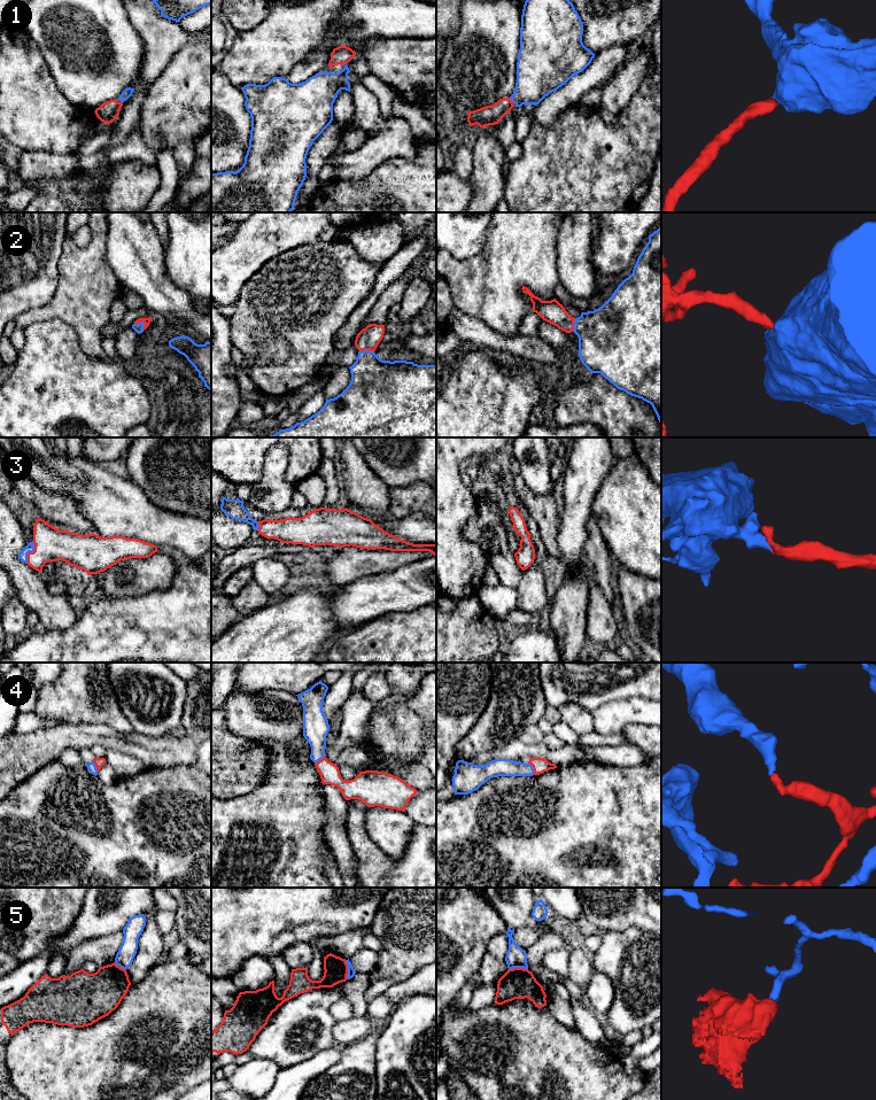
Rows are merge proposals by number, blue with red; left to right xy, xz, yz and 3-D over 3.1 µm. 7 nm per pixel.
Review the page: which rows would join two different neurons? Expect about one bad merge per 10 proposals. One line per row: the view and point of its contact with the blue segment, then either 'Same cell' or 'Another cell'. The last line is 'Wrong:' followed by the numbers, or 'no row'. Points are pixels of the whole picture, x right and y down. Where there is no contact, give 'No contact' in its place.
1: Touches blue at yz (511, 100). Same cell
2: Touches blue at xy (142, 322). Same cell
3: Touches blue at xy (30, 551). Same cell
4: Touches blue at yz (532, 768). Same cell
5: Touches blue at xz (348, 969). Another cell
Wrong: 5

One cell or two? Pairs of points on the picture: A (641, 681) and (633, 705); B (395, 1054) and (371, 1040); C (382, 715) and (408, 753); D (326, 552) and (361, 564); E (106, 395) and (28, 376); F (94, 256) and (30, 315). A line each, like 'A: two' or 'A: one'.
A: two
B: two
C: one
D: two
E: one
F: one

